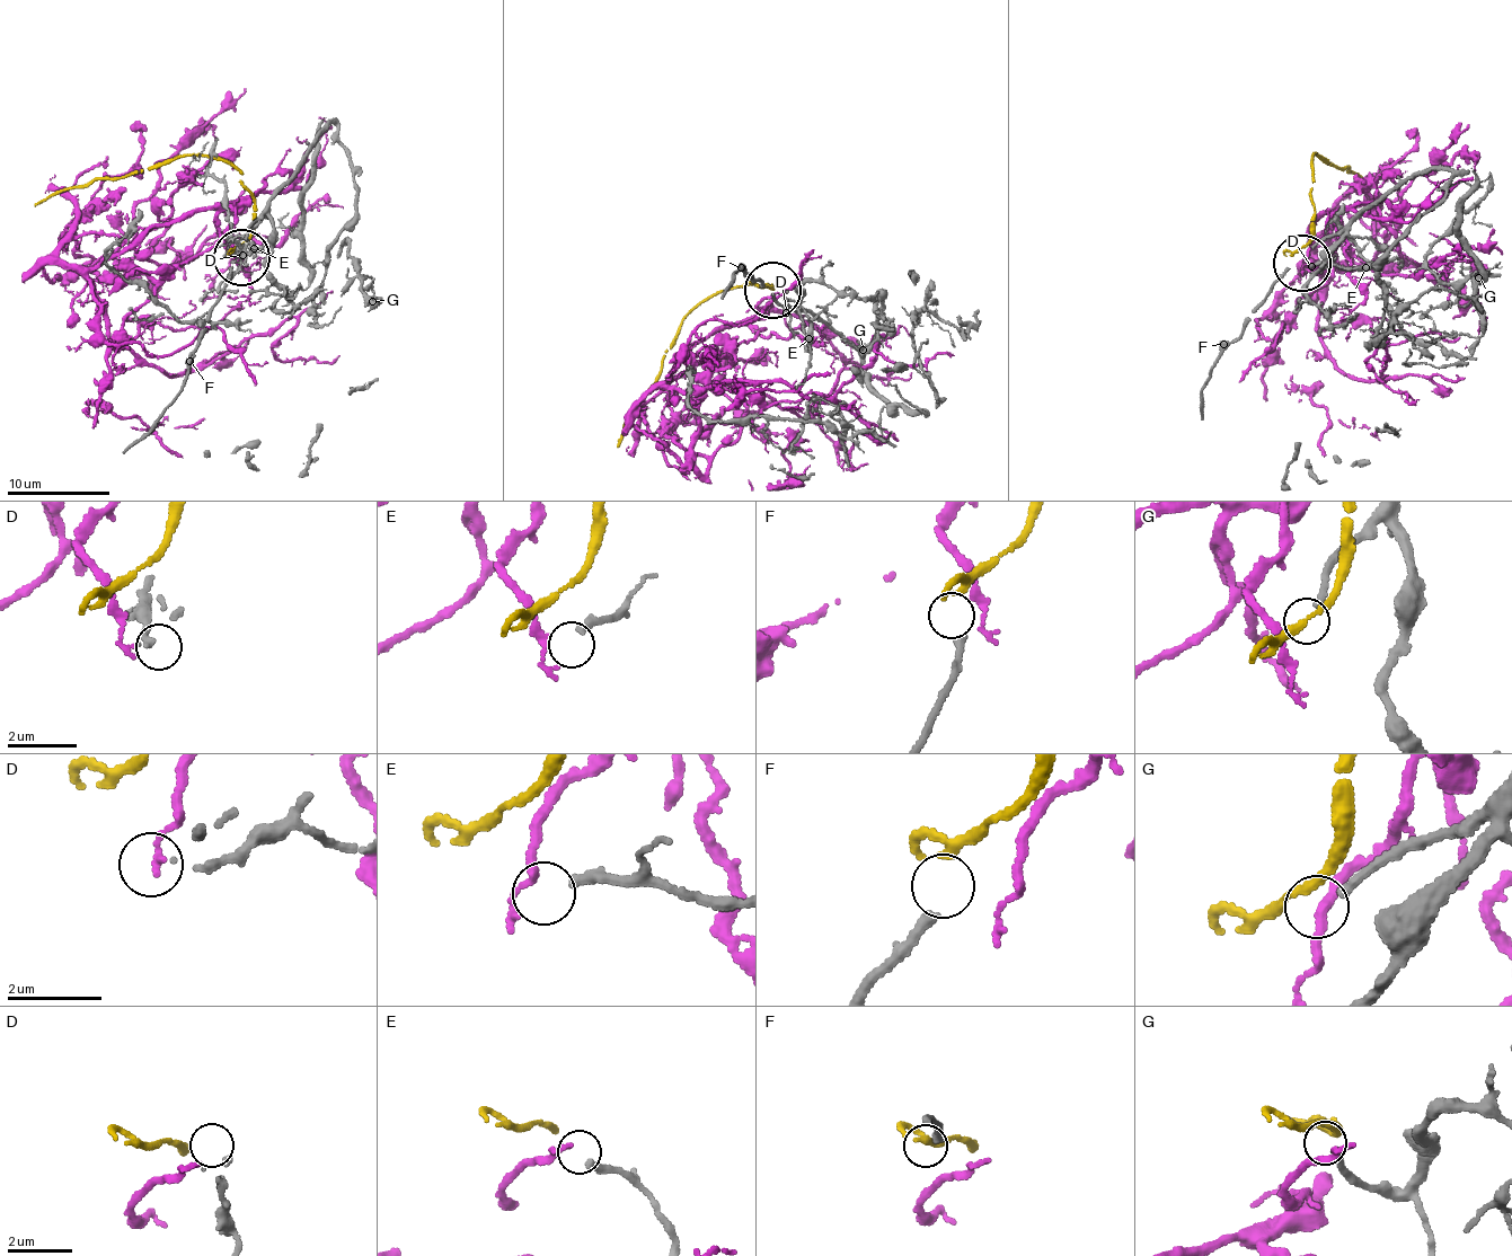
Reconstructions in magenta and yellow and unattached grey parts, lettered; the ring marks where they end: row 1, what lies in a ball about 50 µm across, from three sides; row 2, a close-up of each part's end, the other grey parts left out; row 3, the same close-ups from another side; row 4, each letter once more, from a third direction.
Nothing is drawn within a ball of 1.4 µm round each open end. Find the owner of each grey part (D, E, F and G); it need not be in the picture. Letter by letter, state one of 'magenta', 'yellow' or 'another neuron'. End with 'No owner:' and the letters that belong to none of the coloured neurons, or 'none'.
D: another neuron
E: magenta
F: yellow
G: another neuron
No owner: D, G

